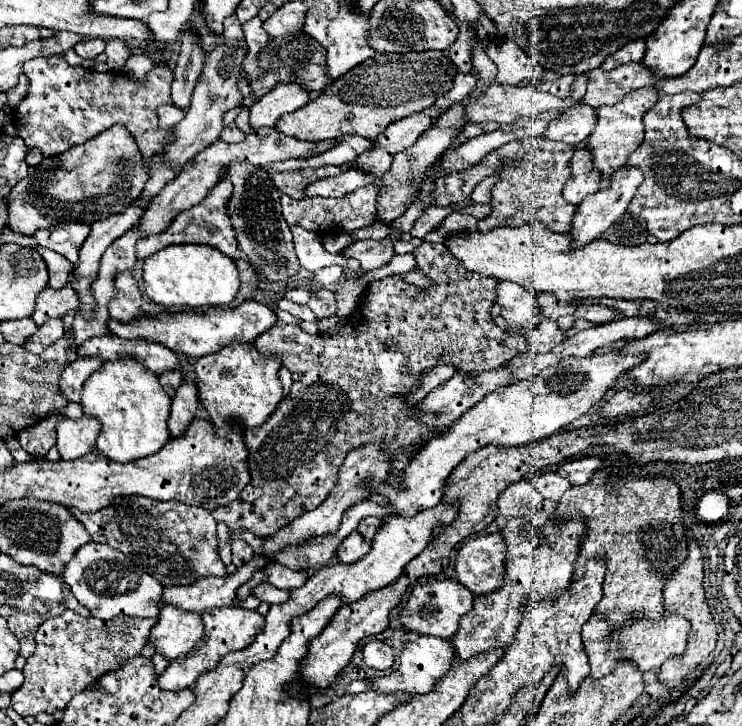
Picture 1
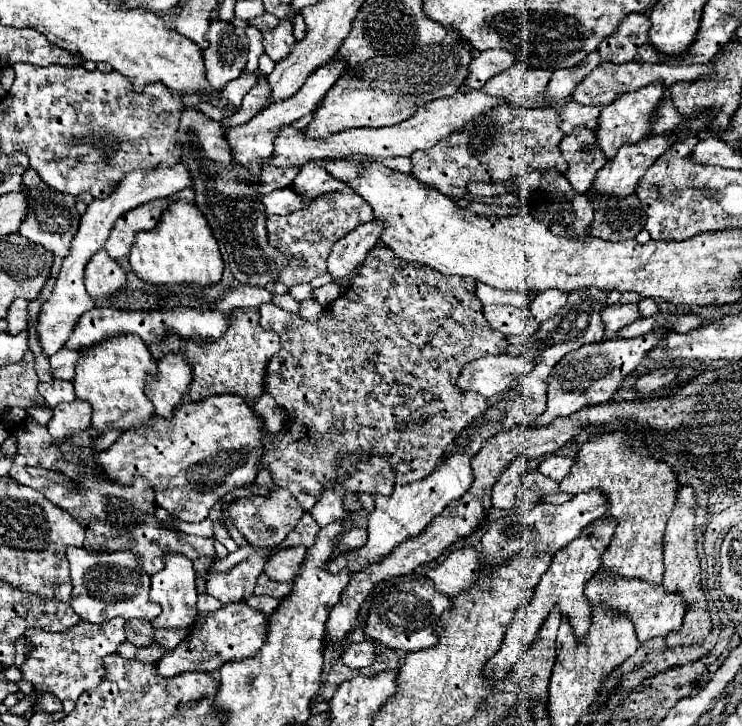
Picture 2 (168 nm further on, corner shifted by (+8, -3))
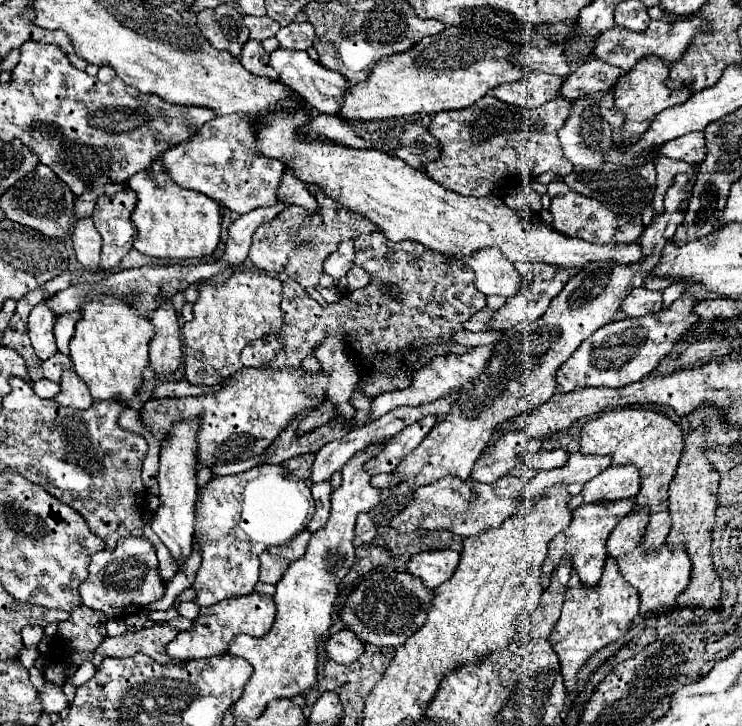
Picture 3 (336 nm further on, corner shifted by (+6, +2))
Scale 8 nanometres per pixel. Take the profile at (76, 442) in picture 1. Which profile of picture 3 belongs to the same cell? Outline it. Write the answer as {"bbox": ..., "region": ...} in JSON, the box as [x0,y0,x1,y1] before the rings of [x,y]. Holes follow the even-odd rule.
{"bbox":[55,368,93,408],"region":[[[67,368],[63,372],[61,392],[55,400],[57,400],[57,404],[65,404],[71,408],[89,408],[93,404],[87,384],[77,376],[77,372],[73,368]]]}

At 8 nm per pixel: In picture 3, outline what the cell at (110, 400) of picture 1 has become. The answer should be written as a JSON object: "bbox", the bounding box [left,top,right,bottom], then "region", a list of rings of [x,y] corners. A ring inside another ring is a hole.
{"bbox":[69,296,155,404],"region":[[[93,296],[81,306],[81,318],[75,324],[69,356],[95,400],[121,400],[129,404],[137,396],[143,384],[143,370],[149,364],[147,344],[153,334],[155,328],[151,320],[137,314],[133,304],[121,298]]]}

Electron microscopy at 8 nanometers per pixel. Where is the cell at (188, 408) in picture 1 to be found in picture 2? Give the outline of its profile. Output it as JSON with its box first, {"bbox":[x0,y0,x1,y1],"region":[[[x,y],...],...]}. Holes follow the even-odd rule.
{"bbox":[147,355,191,417],"region":[[[165,355],[157,363],[155,379],[147,379],[147,397],[161,417],[173,417],[175,407],[181,403],[191,385],[189,363],[181,355]]]}

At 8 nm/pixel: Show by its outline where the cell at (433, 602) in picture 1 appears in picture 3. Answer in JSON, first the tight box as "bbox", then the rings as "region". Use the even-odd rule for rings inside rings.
{"bbox":[339,570,433,646],"region":[[[375,570],[367,574],[347,596],[345,606],[339,612],[341,622],[361,640],[373,646],[401,646],[409,636],[413,636],[427,620],[427,610],[431,604],[433,590],[425,588],[421,580],[409,572],[395,570]]]}

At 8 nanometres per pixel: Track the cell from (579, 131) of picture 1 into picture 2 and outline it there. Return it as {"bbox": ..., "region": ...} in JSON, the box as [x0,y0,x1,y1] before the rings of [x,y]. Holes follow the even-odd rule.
{"bbox":[559,101,601,135],"region":[[[569,101],[559,109],[559,129],[565,135],[571,135],[575,131],[575,127],[579,127],[579,125],[583,125],[585,129],[595,129],[599,111],[601,109],[583,107],[583,105],[575,103],[575,101]]]}

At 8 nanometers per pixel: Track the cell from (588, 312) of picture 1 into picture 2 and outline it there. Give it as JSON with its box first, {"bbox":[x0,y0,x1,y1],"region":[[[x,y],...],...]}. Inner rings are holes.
{"bbox":[601,303,639,333],"region":[[[627,303],[627,305],[611,305],[611,307],[605,307],[601,311],[601,319],[605,323],[605,329],[615,333],[619,331],[623,325],[629,325],[631,321],[635,321],[639,317],[639,311],[637,311],[637,305],[635,303]]]}

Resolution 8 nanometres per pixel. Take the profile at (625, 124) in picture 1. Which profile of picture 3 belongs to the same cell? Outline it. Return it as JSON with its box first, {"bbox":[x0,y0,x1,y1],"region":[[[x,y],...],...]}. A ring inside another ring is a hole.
{"bbox":[615,56,691,140],"region":[[[647,56],[645,60],[639,60],[633,70],[625,72],[617,84],[615,84],[615,108],[619,108],[621,112],[625,112],[625,124],[623,128],[619,130],[619,138],[621,140],[633,140],[637,138],[639,134],[643,134],[653,118],[663,112],[665,108],[671,108],[671,106],[677,106],[677,104],[683,104],[685,100],[689,100],[691,96],[691,90],[689,88],[681,88],[681,90],[671,90],[667,88],[665,84],[665,78],[667,78],[667,66],[661,62],[661,58],[657,56]]]}

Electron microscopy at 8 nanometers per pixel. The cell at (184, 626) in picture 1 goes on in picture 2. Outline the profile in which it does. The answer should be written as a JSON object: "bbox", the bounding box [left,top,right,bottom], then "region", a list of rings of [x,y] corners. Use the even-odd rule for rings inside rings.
{"bbox":[151,557,197,631],"region":[[[167,557],[167,567],[161,573],[151,577],[151,601],[161,607],[161,615],[151,621],[157,629],[183,629],[189,631],[197,617],[197,589],[195,589],[195,571],[187,557]]]}

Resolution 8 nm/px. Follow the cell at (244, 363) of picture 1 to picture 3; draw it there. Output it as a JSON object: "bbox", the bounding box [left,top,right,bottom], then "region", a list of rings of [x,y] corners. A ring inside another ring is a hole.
{"bbox":[181,268,283,386],"region":[[[237,268],[223,284],[199,284],[199,298],[193,304],[195,318],[181,328],[185,346],[187,380],[195,386],[213,386],[243,368],[239,352],[251,342],[281,328],[283,284],[265,272]]]}

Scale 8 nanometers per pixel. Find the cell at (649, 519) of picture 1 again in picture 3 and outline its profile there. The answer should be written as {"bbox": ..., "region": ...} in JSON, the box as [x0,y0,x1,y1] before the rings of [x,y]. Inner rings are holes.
{"bbox":[581,408,683,550],"region":[[[643,408],[611,410],[583,426],[581,452],[583,454],[611,454],[615,466],[635,464],[641,470],[641,492],[635,496],[637,500],[635,506],[651,508],[651,520],[649,520],[647,536],[643,544],[645,548],[651,548],[651,550],[665,544],[665,538],[672,525],[667,502],[669,480],[673,478],[673,472],[679,463],[679,456],[683,452],[683,430],[663,412],[643,410]]]}

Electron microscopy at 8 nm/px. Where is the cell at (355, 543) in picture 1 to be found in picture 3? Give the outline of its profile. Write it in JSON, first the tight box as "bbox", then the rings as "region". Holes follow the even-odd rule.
{"bbox":[355,514,377,546],"region":[[[359,514],[357,516],[357,524],[355,524],[355,546],[363,546],[363,544],[371,544],[373,538],[377,534],[377,526],[371,520],[369,514]]]}

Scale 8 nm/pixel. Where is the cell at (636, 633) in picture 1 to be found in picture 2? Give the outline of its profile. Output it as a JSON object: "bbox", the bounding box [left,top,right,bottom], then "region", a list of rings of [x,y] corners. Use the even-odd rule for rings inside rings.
{"bbox":[585,573,685,645],"region":[[[597,573],[587,583],[585,595],[587,595],[591,609],[607,605],[607,607],[617,609],[621,615],[625,615],[633,623],[635,633],[637,633],[637,641],[641,645],[645,645],[649,639],[665,637],[671,631],[679,631],[681,623],[683,623],[683,615],[685,615],[685,605],[683,605],[683,601],[679,601],[679,597],[667,595],[661,585],[645,585],[643,581],[625,581],[619,577],[601,577]]]}

